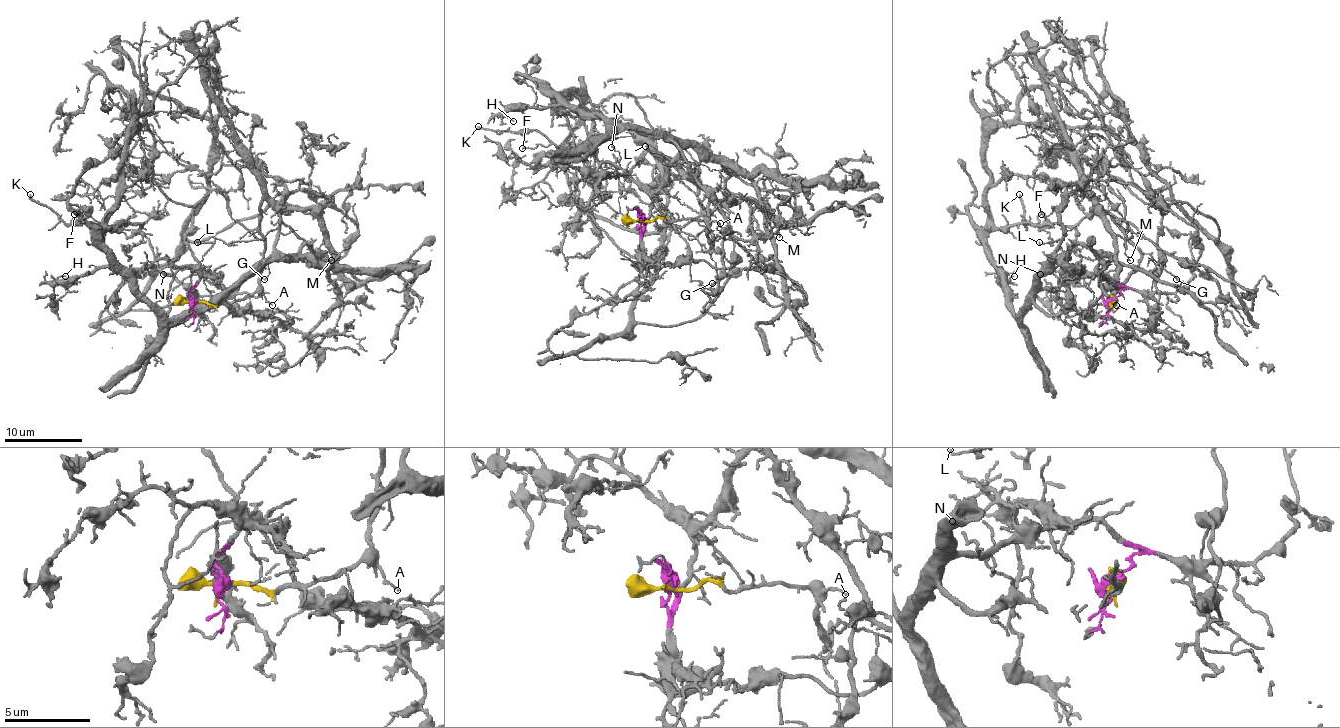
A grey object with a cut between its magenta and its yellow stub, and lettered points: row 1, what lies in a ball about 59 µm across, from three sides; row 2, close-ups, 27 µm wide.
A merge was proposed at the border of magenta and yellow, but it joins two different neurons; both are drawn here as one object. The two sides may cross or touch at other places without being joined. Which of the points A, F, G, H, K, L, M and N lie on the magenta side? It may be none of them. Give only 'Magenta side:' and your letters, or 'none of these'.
Magenta side: F, H, K, L, N

